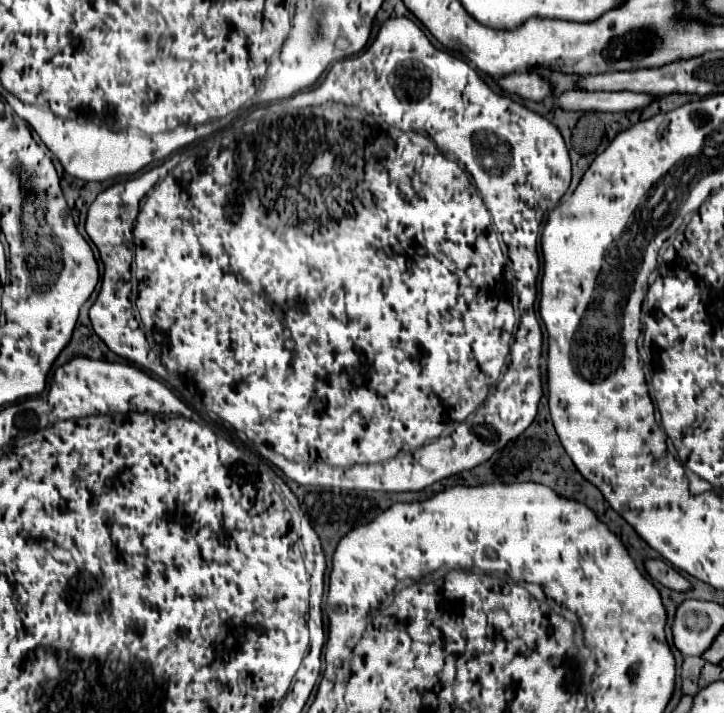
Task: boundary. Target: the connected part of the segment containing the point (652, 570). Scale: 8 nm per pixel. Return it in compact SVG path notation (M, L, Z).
M649 559L645 563L645 569L647 573L651 575L651 579L659 581L661 585L669 587L669 589L675 589L675 591L689 591L693 585L677 571L673 569L671 565L667 565L665 561L659 561L659 559Z

